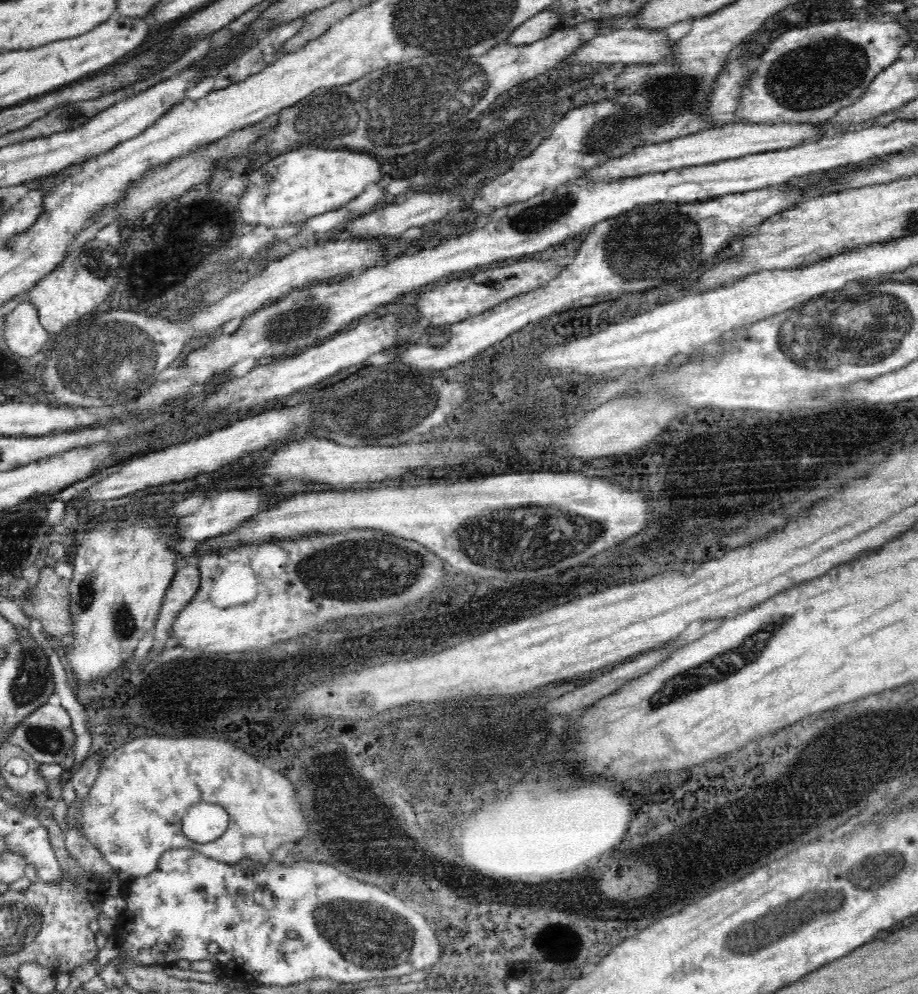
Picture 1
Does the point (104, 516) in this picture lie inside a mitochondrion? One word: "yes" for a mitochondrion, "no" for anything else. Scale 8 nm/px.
no

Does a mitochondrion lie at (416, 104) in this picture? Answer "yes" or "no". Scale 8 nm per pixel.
yes

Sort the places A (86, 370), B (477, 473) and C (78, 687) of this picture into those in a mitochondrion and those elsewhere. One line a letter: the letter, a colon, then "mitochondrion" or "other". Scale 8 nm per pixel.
A: mitochondrion
B: other
C: other

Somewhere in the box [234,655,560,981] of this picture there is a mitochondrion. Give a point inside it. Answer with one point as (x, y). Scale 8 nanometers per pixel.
(376, 939)

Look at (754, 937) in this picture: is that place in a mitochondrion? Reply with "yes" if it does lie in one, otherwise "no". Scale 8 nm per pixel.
yes

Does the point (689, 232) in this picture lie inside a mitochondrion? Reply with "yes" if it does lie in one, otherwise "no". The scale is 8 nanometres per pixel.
yes

